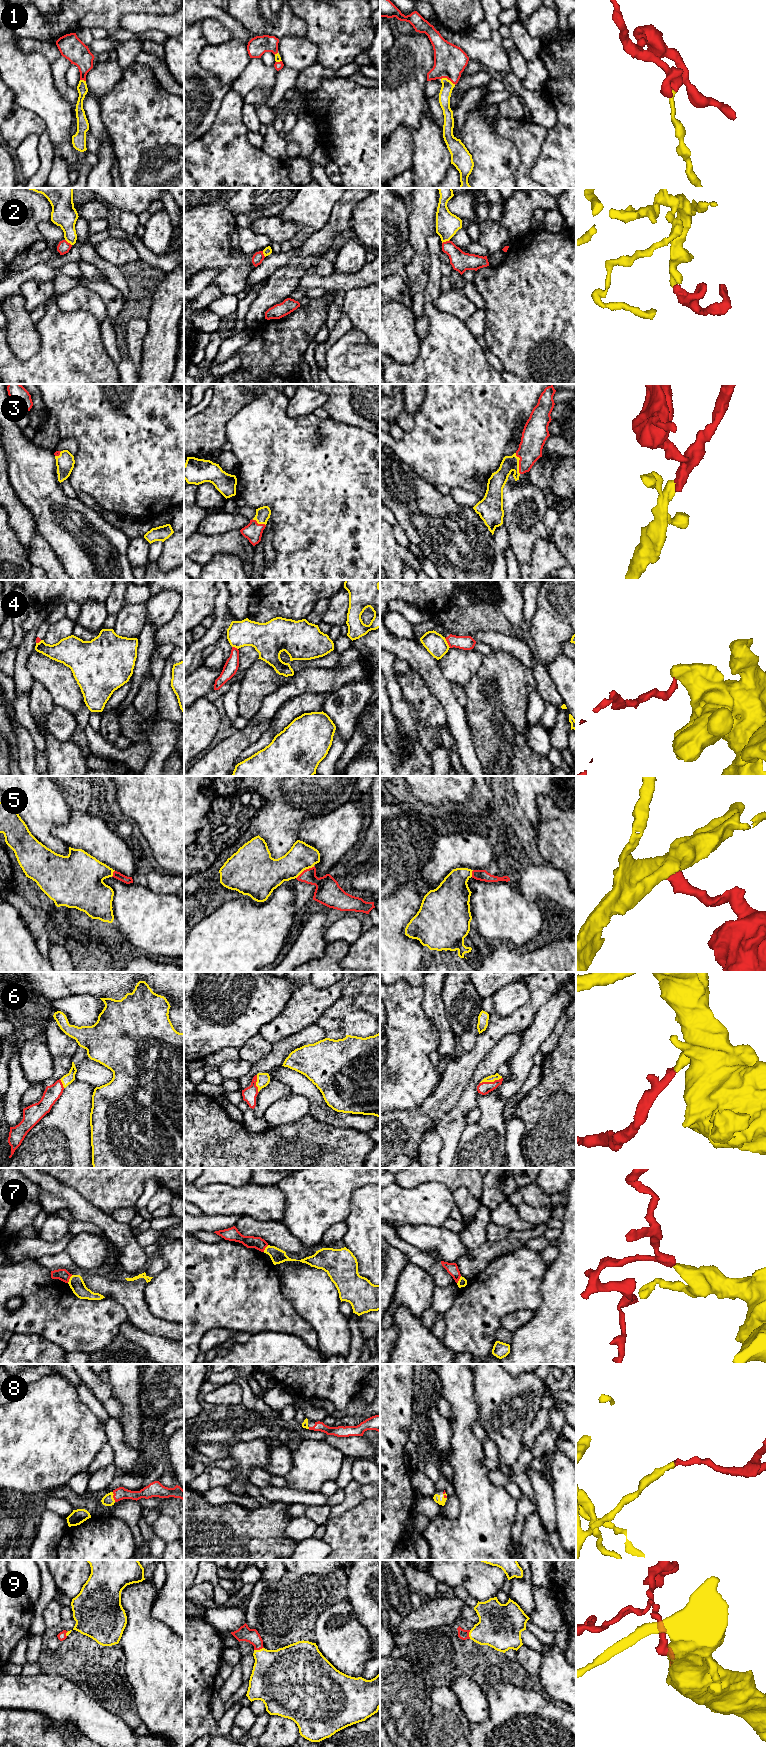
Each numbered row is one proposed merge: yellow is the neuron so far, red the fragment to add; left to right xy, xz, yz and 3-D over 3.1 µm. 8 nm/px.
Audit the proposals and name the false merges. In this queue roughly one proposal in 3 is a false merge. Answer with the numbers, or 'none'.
2, 4, 7

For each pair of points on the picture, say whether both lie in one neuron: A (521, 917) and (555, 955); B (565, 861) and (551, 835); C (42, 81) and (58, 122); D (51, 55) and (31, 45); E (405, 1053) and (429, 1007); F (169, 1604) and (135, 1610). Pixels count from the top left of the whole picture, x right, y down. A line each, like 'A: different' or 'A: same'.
A: different
B: same
C: same
D: same
E: different
F: different

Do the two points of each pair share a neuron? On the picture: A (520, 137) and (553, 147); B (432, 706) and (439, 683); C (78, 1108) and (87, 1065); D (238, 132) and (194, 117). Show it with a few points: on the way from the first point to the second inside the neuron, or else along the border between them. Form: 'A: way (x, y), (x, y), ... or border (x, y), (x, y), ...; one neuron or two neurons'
A: border (548, 129), (540, 153), (533, 166); two neurons
B: border (422, 677), (429, 691), (442, 705), (446, 718); two neurons
C: border (75, 1079), (80, 1079), (95, 1087); two neurons
D: border (221, 101), (213, 123), (195, 139); two neurons

